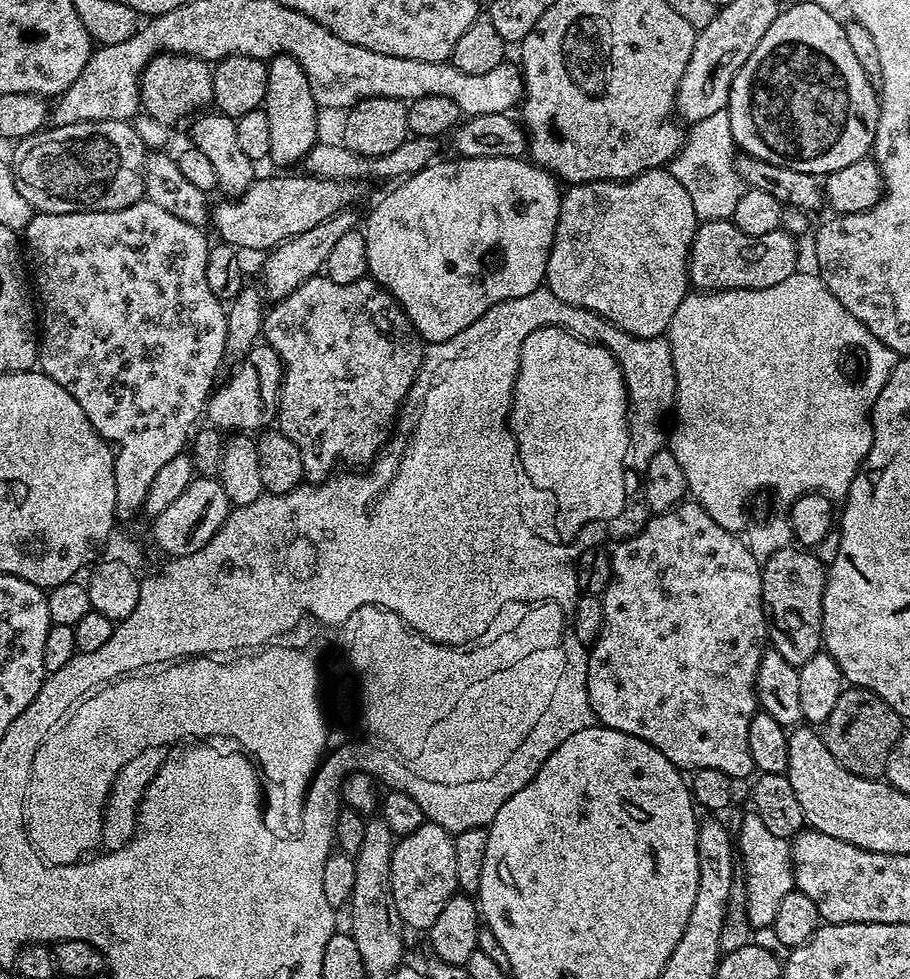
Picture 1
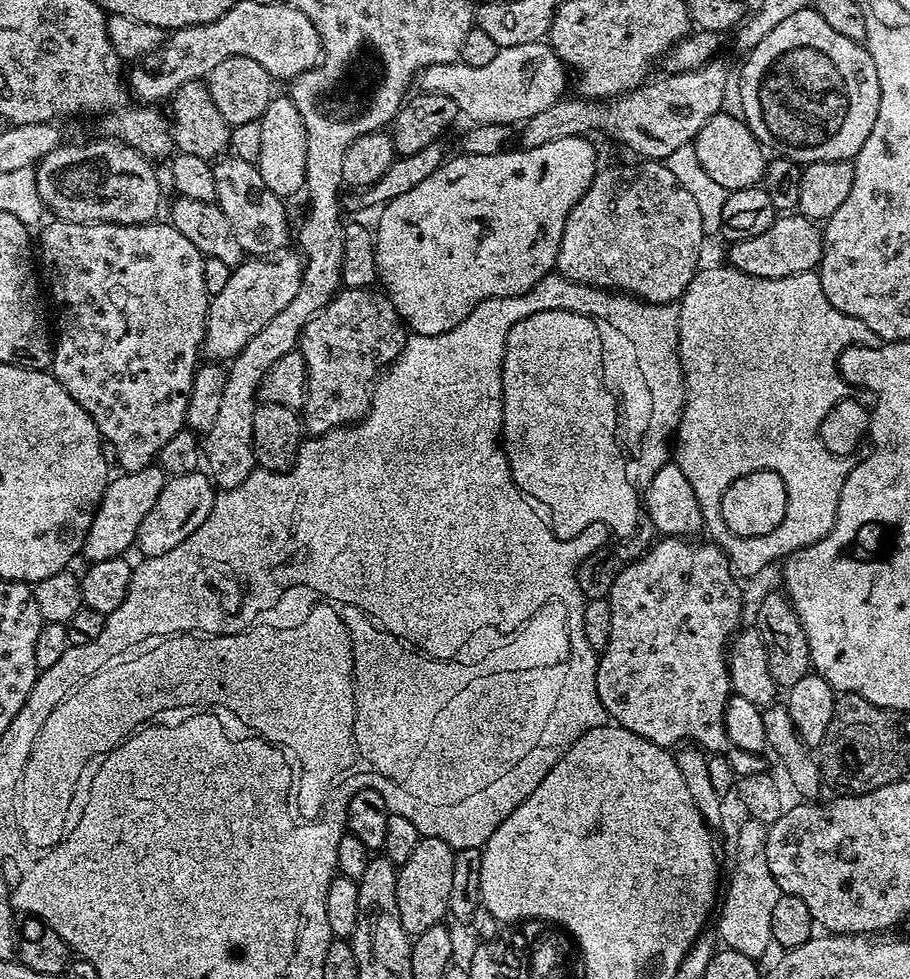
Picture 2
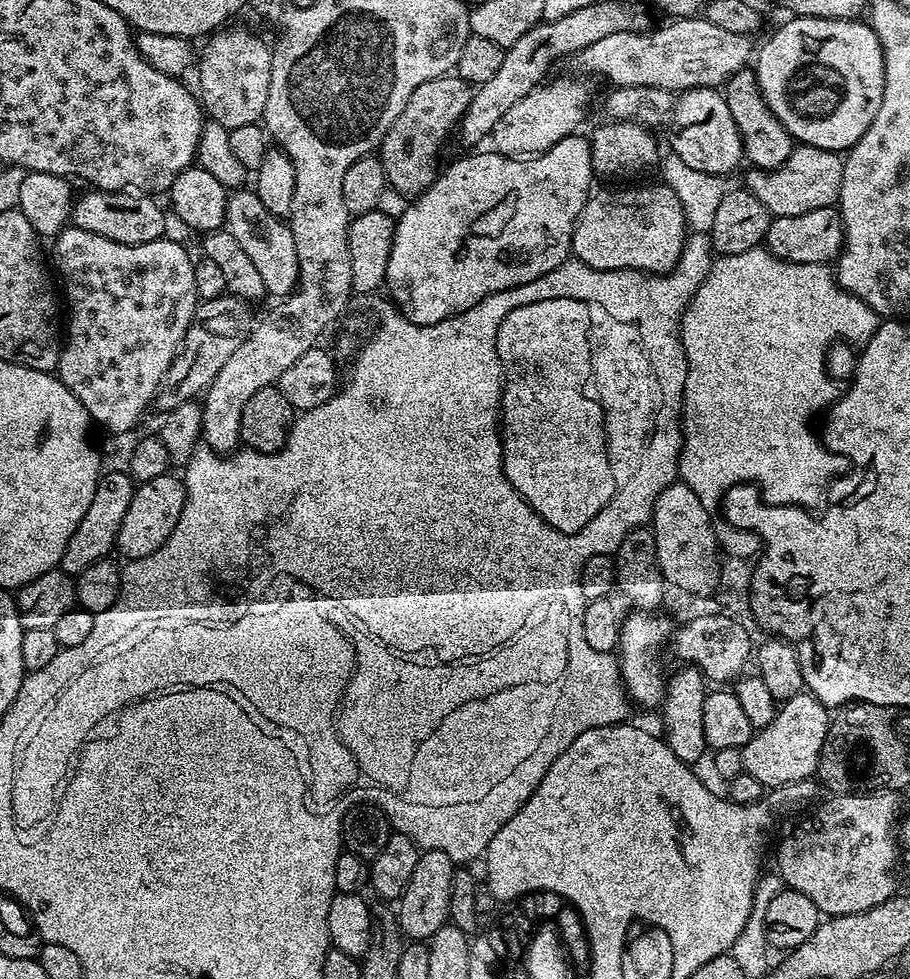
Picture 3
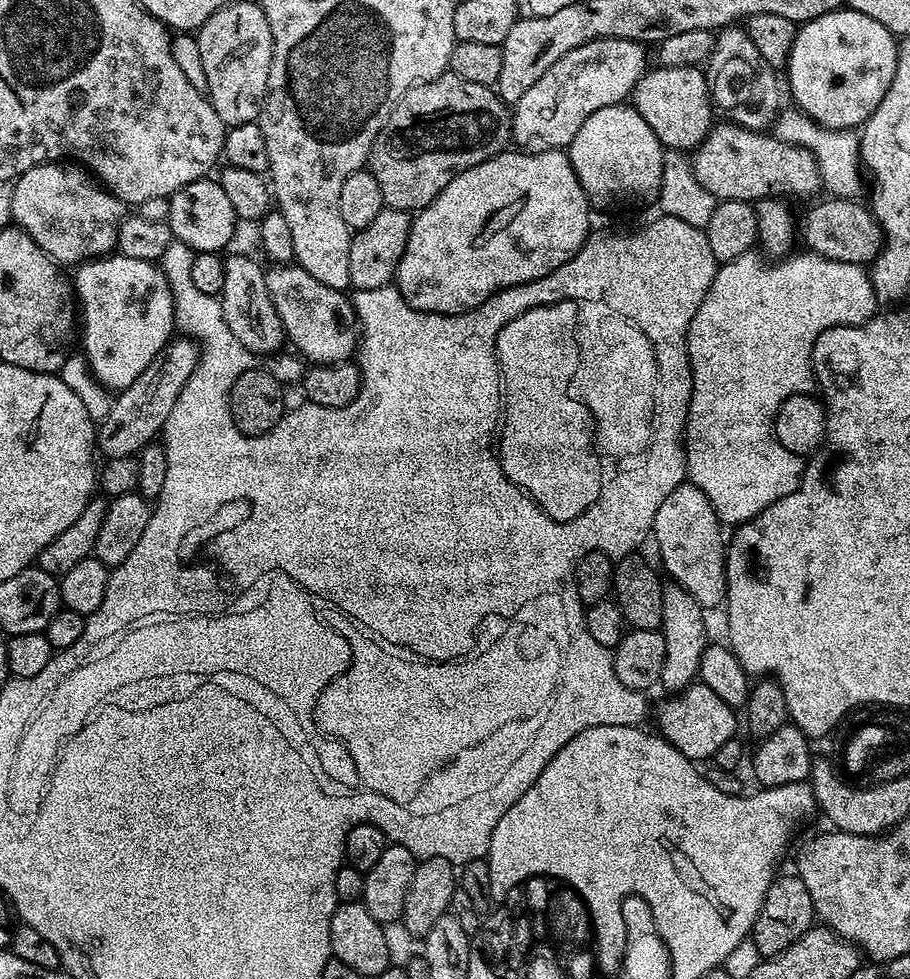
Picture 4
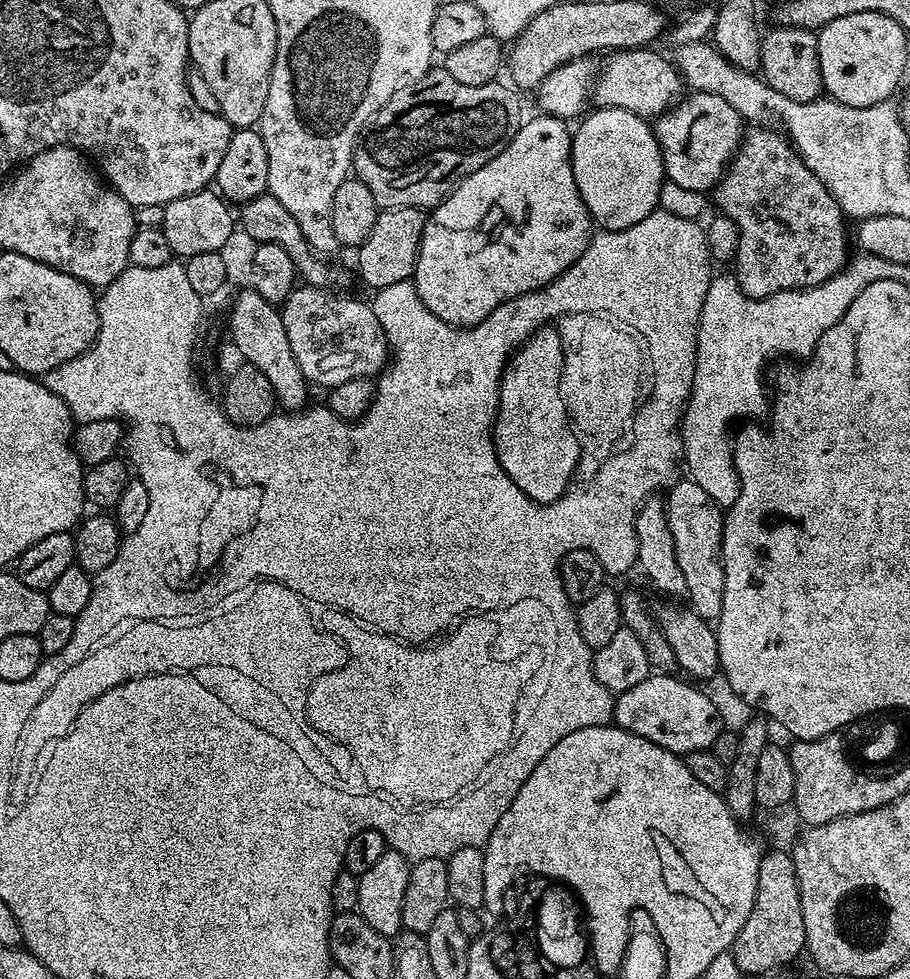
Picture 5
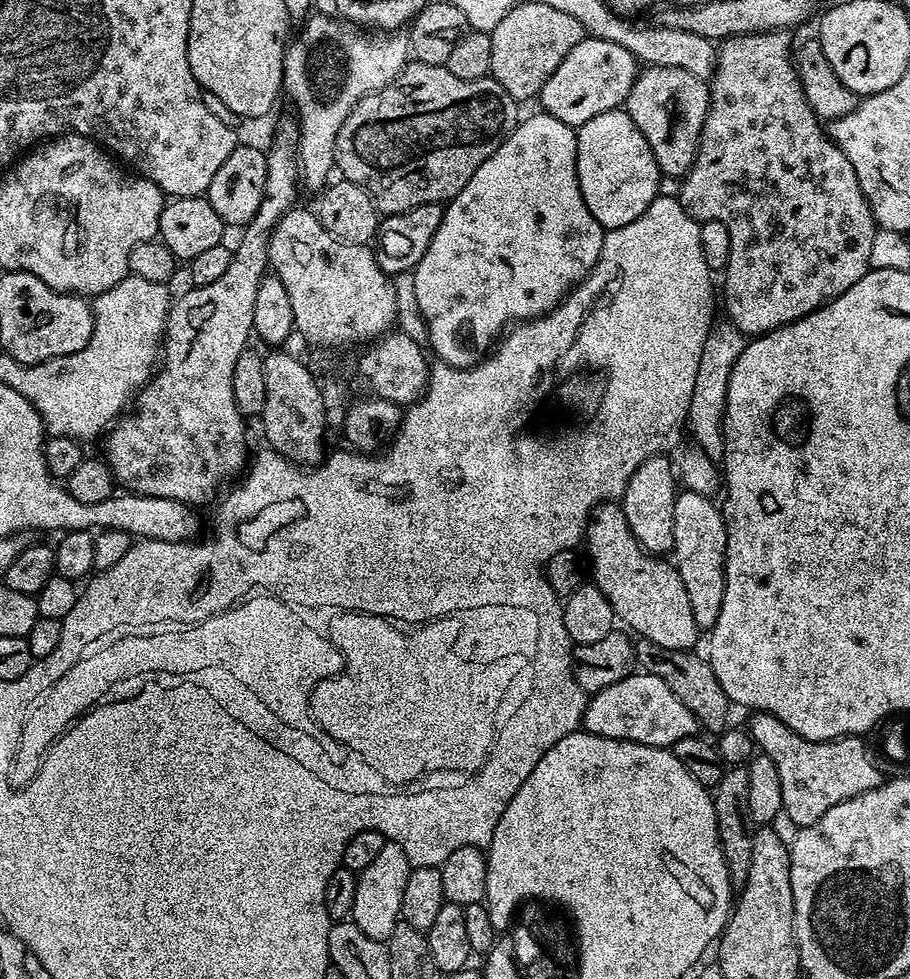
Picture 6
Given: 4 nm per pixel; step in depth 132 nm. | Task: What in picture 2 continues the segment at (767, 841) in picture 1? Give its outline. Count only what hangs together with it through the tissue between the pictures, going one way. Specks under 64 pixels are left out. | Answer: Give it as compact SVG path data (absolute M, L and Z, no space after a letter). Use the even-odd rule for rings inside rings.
M751 818L745 821L736 832L736 861L732 864L728 889L722 892L722 903L718 908L720 921L714 932L723 947L738 950L738 954L746 954L746 958L759 961L760 956L767 954L768 947L773 947L774 906L782 893L778 882L774 882L774 874L770 874L770 866L766 866L768 833L765 825Z

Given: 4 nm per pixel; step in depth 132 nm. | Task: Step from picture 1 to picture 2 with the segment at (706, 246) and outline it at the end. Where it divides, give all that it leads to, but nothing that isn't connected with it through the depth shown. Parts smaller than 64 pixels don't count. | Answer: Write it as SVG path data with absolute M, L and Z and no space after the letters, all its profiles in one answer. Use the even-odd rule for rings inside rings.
M780 214L762 234L735 241L729 248L727 263L731 267L758 278L786 278L819 269L824 233L817 221L803 214Z

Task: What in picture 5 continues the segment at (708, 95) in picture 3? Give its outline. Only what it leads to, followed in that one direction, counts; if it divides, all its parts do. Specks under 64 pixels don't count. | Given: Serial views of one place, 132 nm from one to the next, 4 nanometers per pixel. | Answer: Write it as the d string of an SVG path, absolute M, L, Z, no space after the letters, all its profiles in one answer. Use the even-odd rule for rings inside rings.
M626 48L622 52L613 52L602 64L596 77L594 91L590 97L596 108L621 108L630 110L645 118L655 118L667 112L681 99L682 81L675 63L647 48Z

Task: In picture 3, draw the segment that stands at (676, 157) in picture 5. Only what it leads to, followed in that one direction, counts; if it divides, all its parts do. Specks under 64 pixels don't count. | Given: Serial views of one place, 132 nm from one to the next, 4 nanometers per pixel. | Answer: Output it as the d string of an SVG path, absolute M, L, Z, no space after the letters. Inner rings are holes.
M800 144L793 147L790 158L782 166L771 170L753 167L746 188L773 217L810 214L810 210L831 208L839 201L843 169L844 156L841 153Z

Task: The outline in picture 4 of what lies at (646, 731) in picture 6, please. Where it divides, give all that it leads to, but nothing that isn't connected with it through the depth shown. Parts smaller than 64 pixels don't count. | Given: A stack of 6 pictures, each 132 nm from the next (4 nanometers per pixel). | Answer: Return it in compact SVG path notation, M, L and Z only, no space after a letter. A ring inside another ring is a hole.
M694 682L678 695L669 695L660 705L655 705L656 724L659 735L670 741L687 760L701 762L711 761L715 757L718 746L730 742L736 735L737 709L731 708L710 686Z

